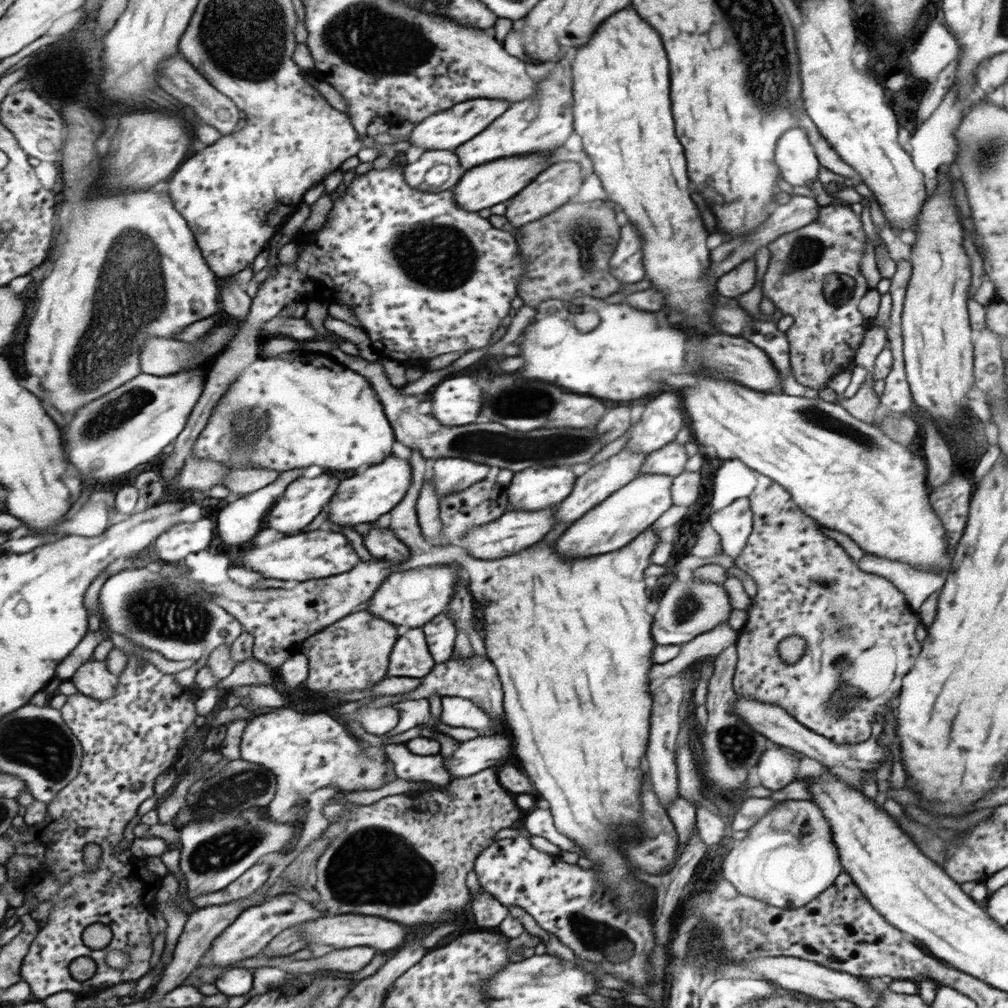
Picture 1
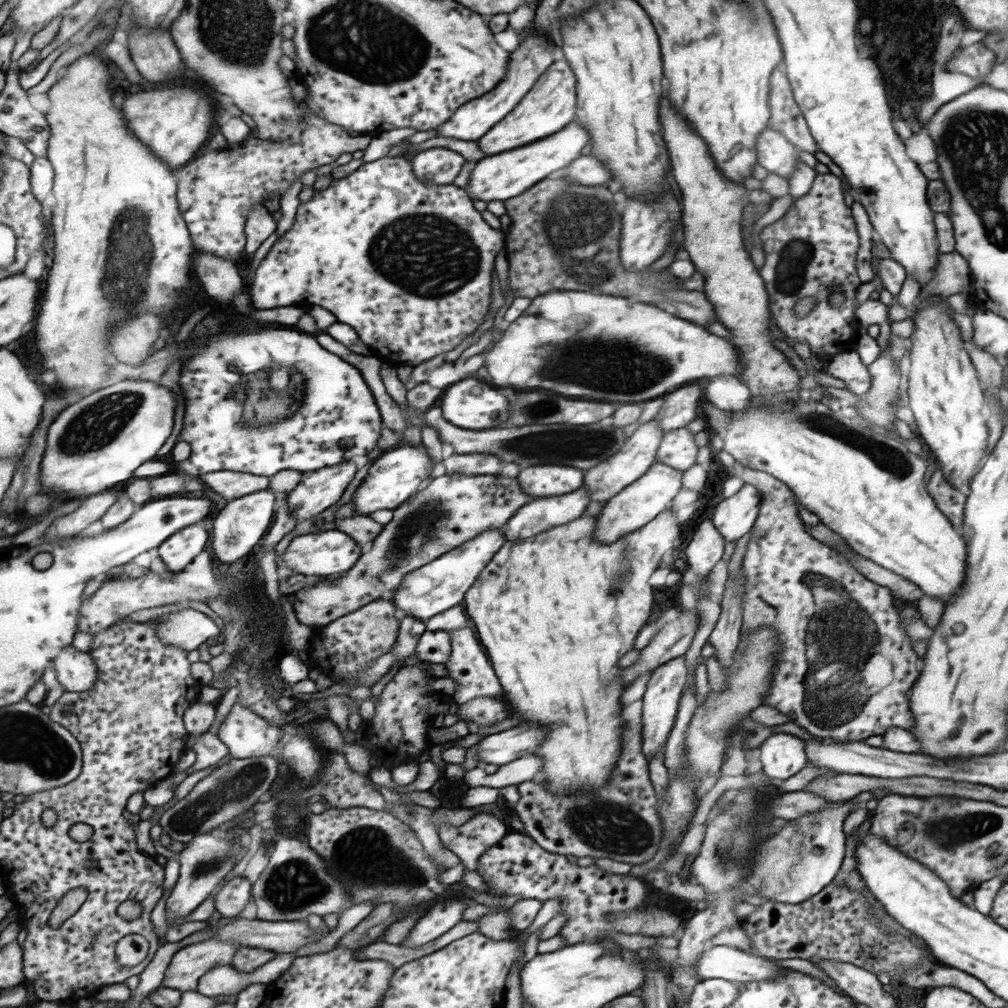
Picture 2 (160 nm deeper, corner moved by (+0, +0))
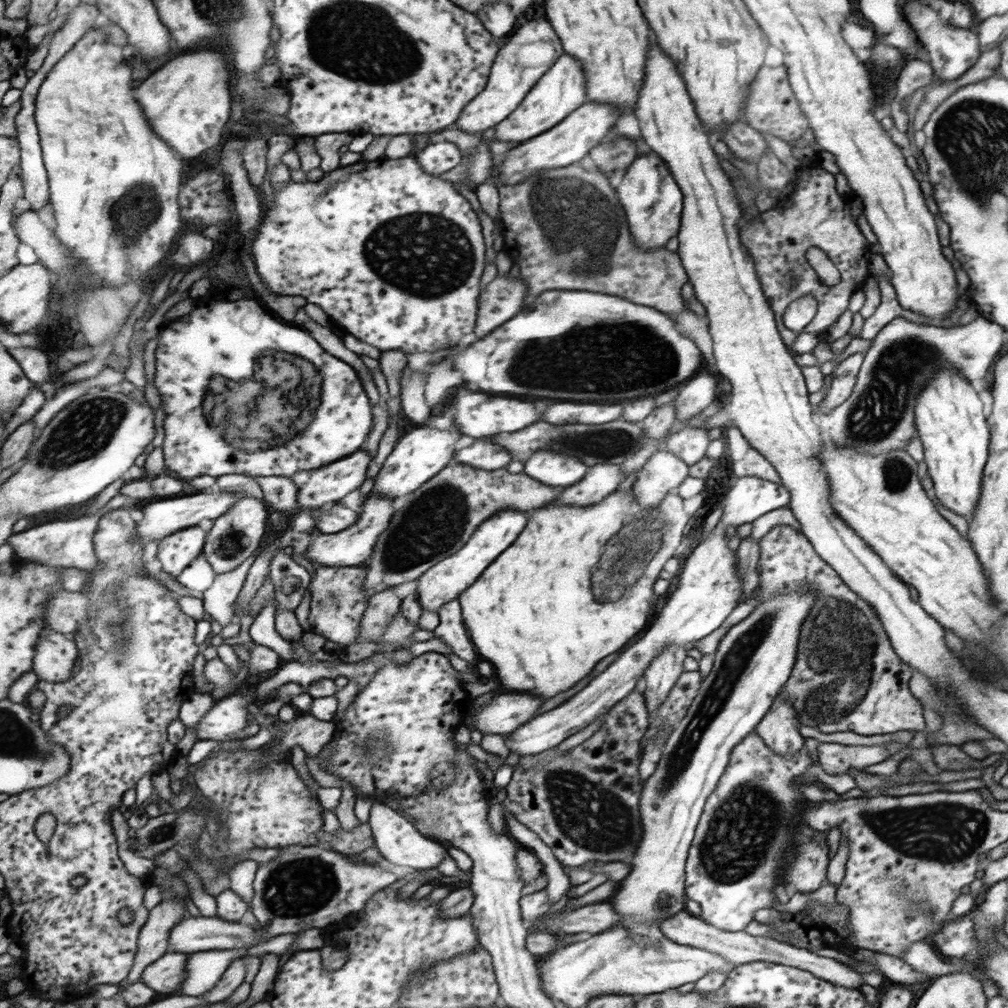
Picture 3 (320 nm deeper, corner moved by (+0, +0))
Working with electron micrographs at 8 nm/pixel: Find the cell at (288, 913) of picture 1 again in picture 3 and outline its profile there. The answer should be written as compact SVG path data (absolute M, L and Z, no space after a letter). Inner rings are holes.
M188 952L167 953L144 970L142 981L165 996L180 993L189 955Z

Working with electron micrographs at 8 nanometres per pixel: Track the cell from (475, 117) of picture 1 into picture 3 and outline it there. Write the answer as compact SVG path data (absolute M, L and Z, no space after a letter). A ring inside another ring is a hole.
M537 18L537 20L531 20L525 26L517 28L515 34L511 34L511 38L505 37L496 60L492 62L491 76L487 79L485 88L464 106L459 120L452 128L481 134L487 128L499 124L510 112L515 110L539 77L543 76L556 58L563 53L560 38L547 19Z

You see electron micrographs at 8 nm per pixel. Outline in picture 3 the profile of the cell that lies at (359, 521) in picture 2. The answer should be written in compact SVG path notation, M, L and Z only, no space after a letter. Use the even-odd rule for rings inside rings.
M339 504L333 508L321 507L321 510L309 510L310 517L314 521L314 526L322 534L336 534L348 529L359 520L360 513L347 506Z

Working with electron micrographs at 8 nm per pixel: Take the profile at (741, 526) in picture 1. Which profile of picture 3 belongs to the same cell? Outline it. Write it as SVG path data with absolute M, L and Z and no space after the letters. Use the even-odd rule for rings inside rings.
M753 475L736 477L734 485L724 495L720 520L726 532L742 524L752 523L762 514L787 507L789 493L776 480L766 480Z

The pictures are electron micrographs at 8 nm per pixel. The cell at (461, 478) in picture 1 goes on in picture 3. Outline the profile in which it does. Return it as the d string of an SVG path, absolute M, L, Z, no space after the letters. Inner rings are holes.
M489 438L474 439L457 449L455 462L474 466L481 470L497 470L507 466L511 454L501 450Z

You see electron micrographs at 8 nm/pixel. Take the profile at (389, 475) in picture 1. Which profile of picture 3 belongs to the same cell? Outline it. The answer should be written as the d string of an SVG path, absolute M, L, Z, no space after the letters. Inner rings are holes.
M452 423L446 430L439 430L427 425L415 425L395 445L382 468L375 477L371 493L379 493L392 499L409 492L415 492L426 482L447 468L447 462L453 456L455 442L459 440L459 430Z

